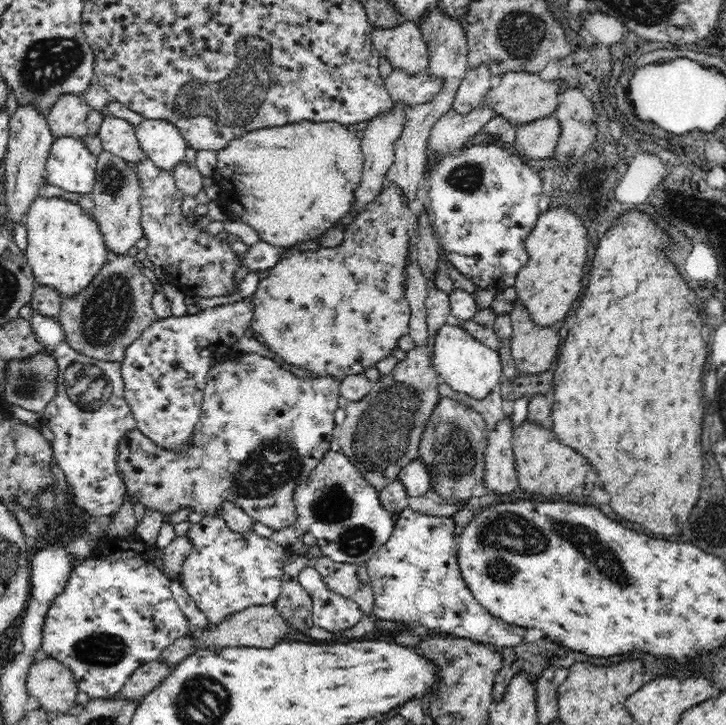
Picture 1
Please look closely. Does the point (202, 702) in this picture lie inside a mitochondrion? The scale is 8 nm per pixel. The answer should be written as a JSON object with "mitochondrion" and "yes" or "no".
{"mitochondrion":"yes"}

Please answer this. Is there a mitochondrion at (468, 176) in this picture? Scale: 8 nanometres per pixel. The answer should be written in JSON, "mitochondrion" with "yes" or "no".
{"mitochondrion":"yes"}

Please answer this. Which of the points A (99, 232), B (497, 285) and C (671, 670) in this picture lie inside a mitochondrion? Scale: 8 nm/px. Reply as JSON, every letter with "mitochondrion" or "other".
{"A":"other","B":"other","C":"other"}

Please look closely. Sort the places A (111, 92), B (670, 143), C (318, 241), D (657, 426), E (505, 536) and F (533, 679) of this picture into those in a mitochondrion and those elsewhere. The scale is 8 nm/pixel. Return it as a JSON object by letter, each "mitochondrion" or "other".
{"A":"other","B":"other","C":"other","D":"other","E":"mitochondrion","F":"other"}

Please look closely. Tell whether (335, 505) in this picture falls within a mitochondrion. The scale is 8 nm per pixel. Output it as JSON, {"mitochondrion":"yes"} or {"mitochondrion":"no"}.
{"mitochondrion":"yes"}

